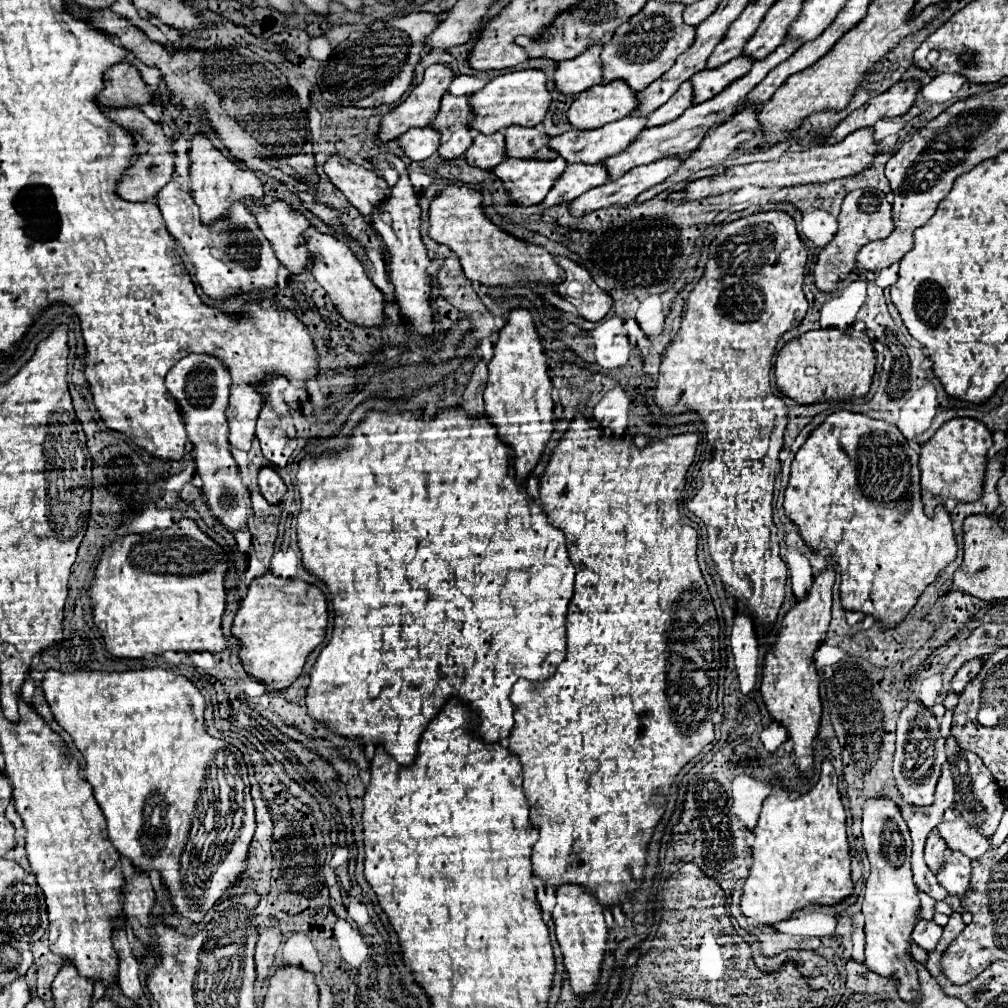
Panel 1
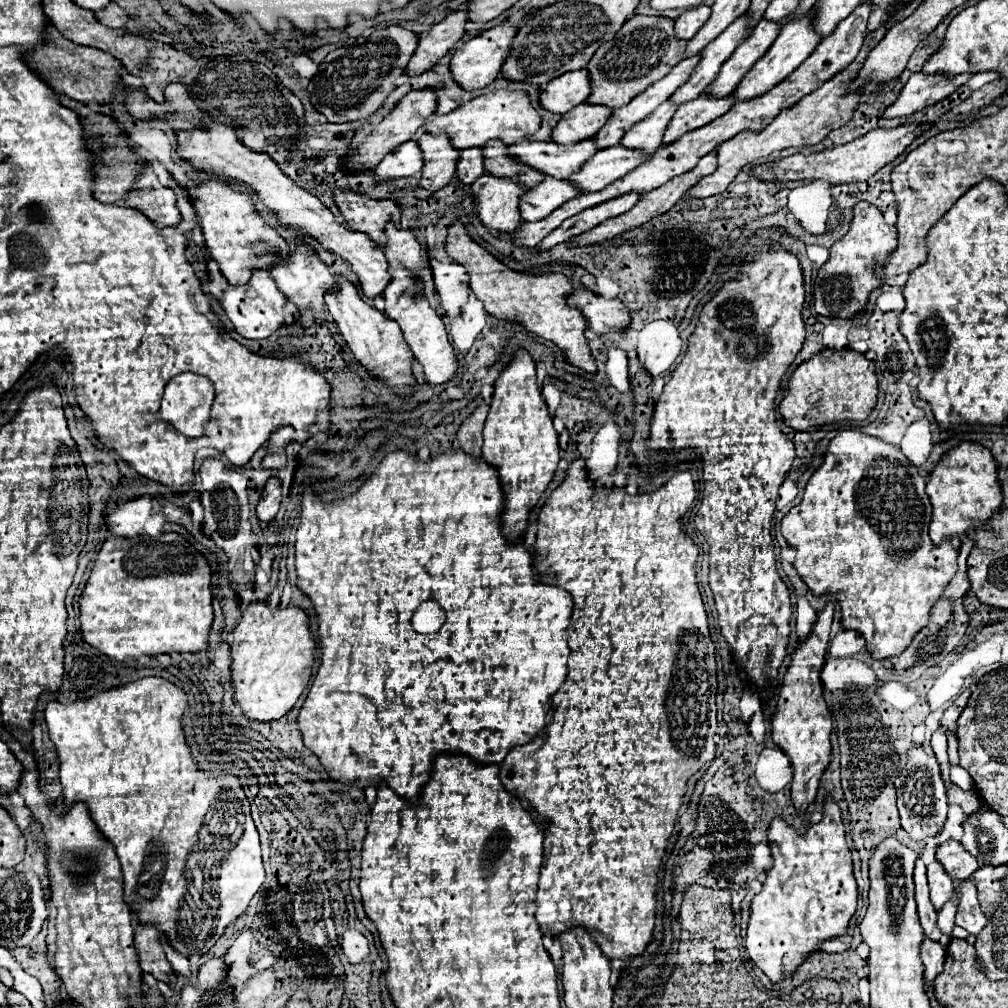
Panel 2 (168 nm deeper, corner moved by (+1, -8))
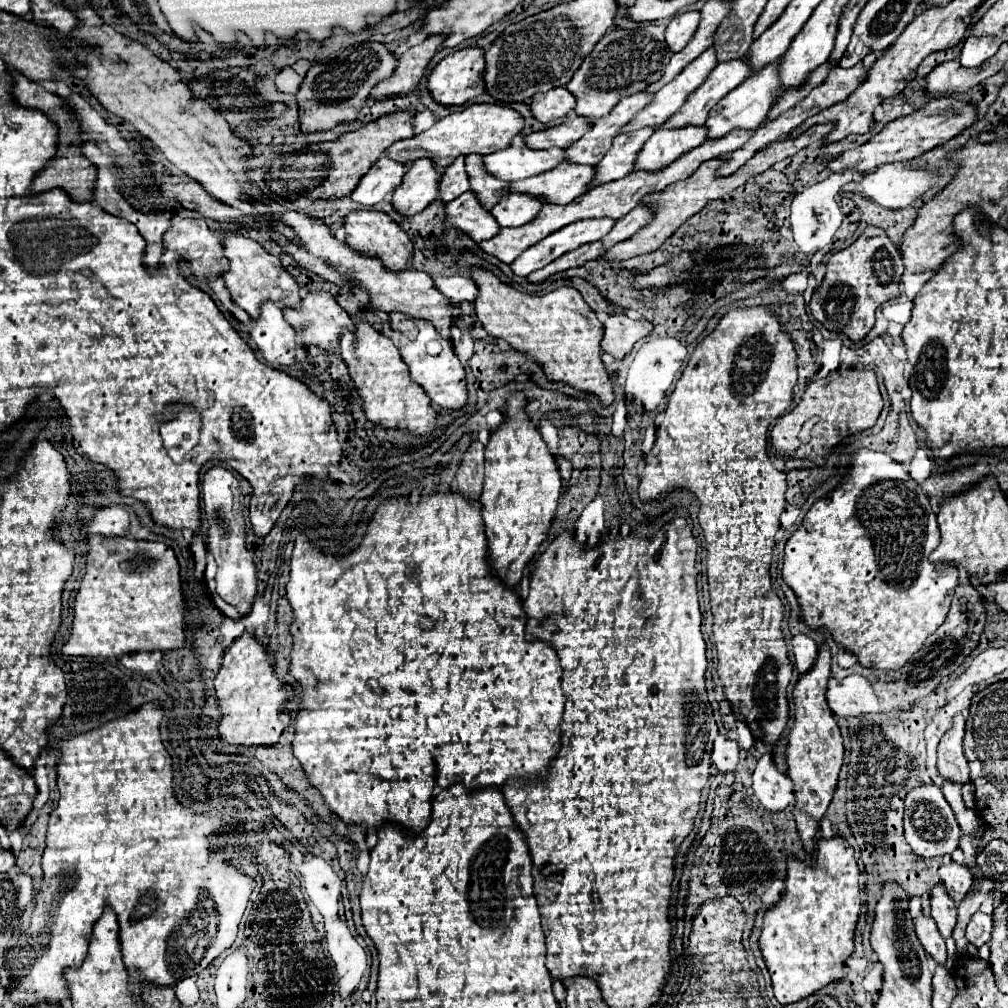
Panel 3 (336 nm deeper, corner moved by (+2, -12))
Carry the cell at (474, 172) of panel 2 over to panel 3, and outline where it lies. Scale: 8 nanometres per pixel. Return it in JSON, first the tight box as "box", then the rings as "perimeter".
{"box":[438,156,468,204],"perimeter":[[[458,156],[458,160],[454,160],[454,164],[450,164],[444,170],[444,178],[440,178],[438,198],[444,204],[448,204],[454,198],[458,198],[460,194],[468,192],[468,180],[466,180],[466,172],[464,172],[462,164],[464,164],[464,156]]]}

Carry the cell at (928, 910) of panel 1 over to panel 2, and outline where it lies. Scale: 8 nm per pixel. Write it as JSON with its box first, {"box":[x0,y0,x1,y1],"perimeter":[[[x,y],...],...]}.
{"box":[937,900,957,936],"perimeter":[[[949,900],[947,904],[943,904],[943,910],[937,912],[937,928],[945,934],[951,936],[953,930],[953,920],[955,920],[955,912],[957,912],[957,900]]]}

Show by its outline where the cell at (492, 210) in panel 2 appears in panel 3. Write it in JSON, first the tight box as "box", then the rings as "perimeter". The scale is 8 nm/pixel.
{"box":[444,192,500,240],"perimeter":[[[466,192],[446,204],[444,210],[446,216],[446,228],[458,228],[472,240],[490,240],[490,236],[496,236],[500,230],[490,212],[480,208],[478,200],[474,200],[472,192]]]}

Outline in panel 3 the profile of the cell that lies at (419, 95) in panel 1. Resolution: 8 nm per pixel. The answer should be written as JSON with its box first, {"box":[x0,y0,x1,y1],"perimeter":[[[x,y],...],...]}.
{"box":[308,112,414,200],"perimeter":[[[394,112],[388,114],[376,122],[370,122],[354,132],[342,134],[338,140],[330,142],[326,146],[328,156],[332,158],[332,168],[330,168],[330,176],[324,180],[322,186],[314,188],[312,192],[308,192],[310,200],[334,200],[334,198],[344,198],[352,192],[352,188],[358,184],[358,180],[364,176],[366,170],[370,170],[374,166],[374,162],[380,158],[380,154],[392,146],[398,140],[404,138],[412,138],[414,130],[412,130],[412,120],[414,120],[414,112]]]}

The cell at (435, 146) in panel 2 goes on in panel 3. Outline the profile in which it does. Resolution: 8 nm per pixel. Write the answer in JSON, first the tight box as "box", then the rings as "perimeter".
{"box":[390,160,442,216],"perimeter":[[[416,160],[412,166],[408,166],[402,184],[394,190],[390,198],[392,208],[402,216],[414,216],[422,212],[430,202],[436,200],[440,176],[442,172],[430,166],[430,160]]]}

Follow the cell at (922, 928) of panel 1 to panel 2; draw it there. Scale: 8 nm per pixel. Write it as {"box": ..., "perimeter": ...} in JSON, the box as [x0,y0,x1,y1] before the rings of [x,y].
{"box":[921,938,945,982],"perimeter":[[[925,938],[921,942],[921,960],[923,960],[923,966],[925,966],[925,980],[933,982],[935,976],[943,970],[945,948],[939,942]]]}

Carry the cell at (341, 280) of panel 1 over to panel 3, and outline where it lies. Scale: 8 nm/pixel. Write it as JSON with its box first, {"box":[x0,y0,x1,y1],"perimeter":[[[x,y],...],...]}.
{"box":[339,322,436,436],"perimeter":[[[360,322],[356,332],[344,332],[339,341],[339,352],[348,366],[350,378],[364,402],[366,420],[382,428],[406,430],[414,436],[426,436],[436,428],[436,408],[432,408],[430,398],[420,384],[414,384],[406,362],[402,360],[394,342],[380,332],[376,332],[368,322]]]}

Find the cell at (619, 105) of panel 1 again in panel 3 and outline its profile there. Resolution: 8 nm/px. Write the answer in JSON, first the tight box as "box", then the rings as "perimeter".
{"box":[524,116,590,150],"perimeter":[[[574,116],[574,118],[568,118],[562,124],[546,128],[542,132],[532,132],[532,134],[524,136],[524,144],[528,148],[536,148],[536,150],[546,150],[546,148],[552,148],[552,146],[566,148],[574,140],[580,140],[588,130],[590,130],[590,122],[586,118]]]}

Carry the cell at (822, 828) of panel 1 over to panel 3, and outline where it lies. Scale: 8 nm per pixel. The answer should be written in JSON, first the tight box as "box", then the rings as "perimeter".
{"box":[760,838,860,1006],"perimeter":[[[832,838],[832,840],[820,840],[818,842],[818,860],[816,860],[816,866],[810,868],[806,864],[802,864],[800,860],[788,860],[788,876],[786,876],[786,894],[782,896],[782,900],[770,908],[766,914],[764,914],[764,930],[762,930],[762,936],[760,936],[760,950],[762,950],[762,956],[764,956],[764,962],[770,970],[770,976],[772,976],[772,986],[774,986],[774,996],[776,1000],[782,1004],[782,1006],[788,1006],[788,1004],[794,1004],[794,1002],[800,1002],[808,996],[812,996],[814,992],[822,990],[824,986],[832,984],[832,982],[838,982],[842,980],[846,974],[842,972],[844,970],[844,964],[846,960],[852,956],[854,952],[854,930],[856,930],[856,924],[858,924],[858,916],[860,916],[860,870],[858,870],[858,864],[854,860],[854,850],[848,846],[848,842],[844,838]]]}

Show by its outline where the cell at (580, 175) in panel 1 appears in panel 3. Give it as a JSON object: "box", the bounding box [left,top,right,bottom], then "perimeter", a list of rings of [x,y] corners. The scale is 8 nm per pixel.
{"box":[490,194,544,228],"perimeter":[[[508,194],[490,210],[490,214],[498,222],[498,226],[516,228],[516,226],[524,226],[530,220],[534,220],[536,212],[540,212],[542,206],[544,206],[544,202],[534,200],[532,196]]]}

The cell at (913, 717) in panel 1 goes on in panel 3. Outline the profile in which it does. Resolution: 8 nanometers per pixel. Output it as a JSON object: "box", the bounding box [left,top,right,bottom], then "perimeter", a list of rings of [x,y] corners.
{"box":[904,784,962,858],"perimeter":[[[924,784],[906,796],[904,830],[906,830],[906,842],[922,858],[936,858],[936,856],[952,854],[958,848],[958,840],[962,836],[952,808],[936,784]]]}

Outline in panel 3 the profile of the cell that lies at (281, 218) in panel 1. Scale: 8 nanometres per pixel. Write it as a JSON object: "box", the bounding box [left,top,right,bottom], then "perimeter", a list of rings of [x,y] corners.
{"box":[284,292,356,354],"perimeter":[[[320,292],[308,294],[302,300],[302,308],[284,308],[284,316],[288,324],[300,332],[302,348],[318,346],[324,348],[326,354],[336,354],[336,344],[344,330],[356,332],[350,316],[336,304],[334,296]]]}

